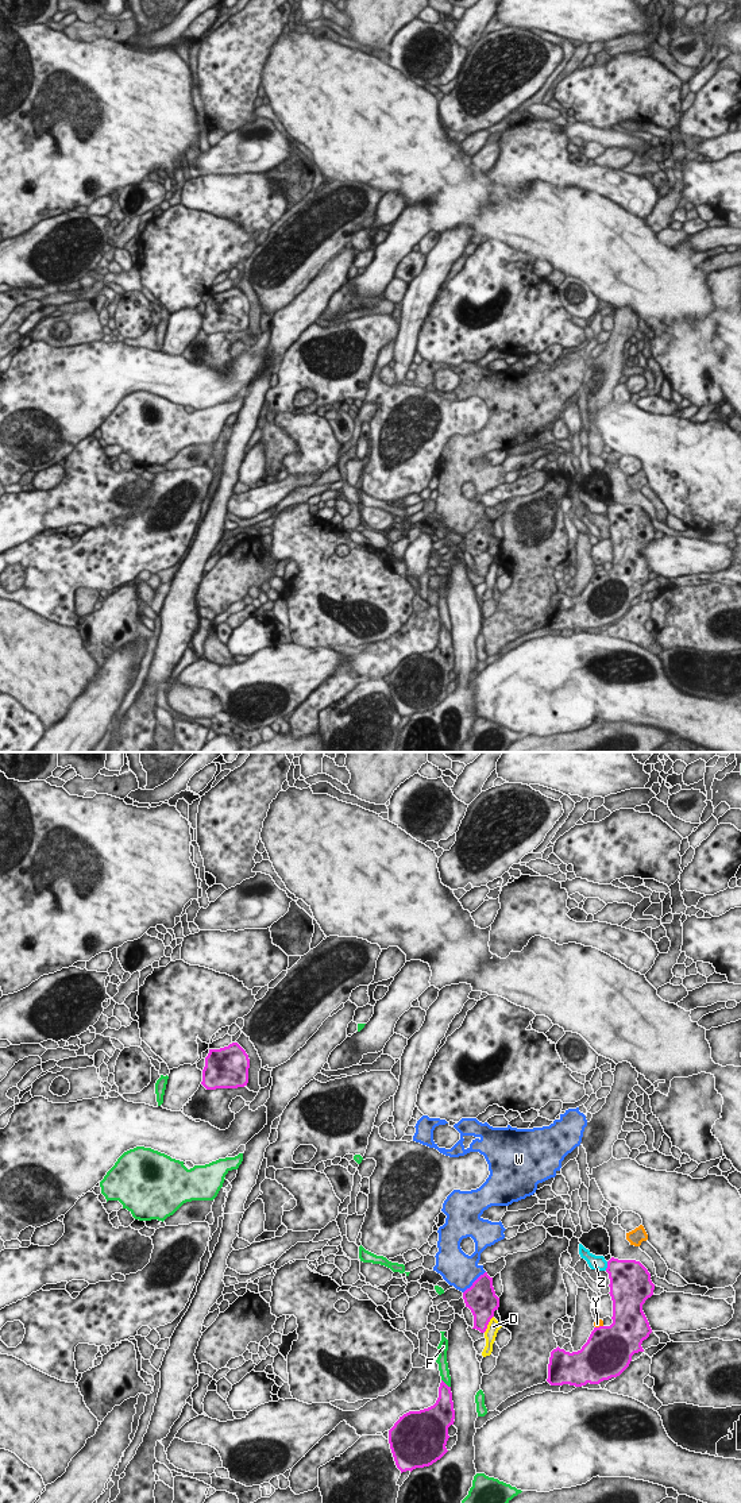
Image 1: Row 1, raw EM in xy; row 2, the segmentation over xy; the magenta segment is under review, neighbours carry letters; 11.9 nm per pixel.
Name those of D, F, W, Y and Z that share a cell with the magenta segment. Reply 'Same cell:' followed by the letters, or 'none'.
Same cell: none

